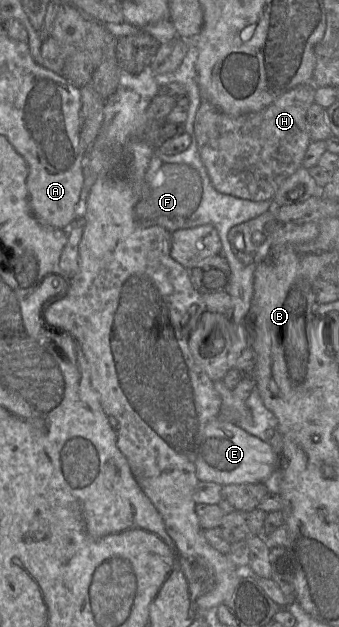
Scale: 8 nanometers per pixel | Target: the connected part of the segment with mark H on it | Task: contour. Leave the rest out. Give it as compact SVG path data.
M304 83L285 92L270 105L258 112L231 116L223 113L206 100L202 100L194 121L197 148L213 187L220 193L254 202L271 201L281 183L302 165L311 139L307 129L306 115L314 103L315 90L312 83Z

